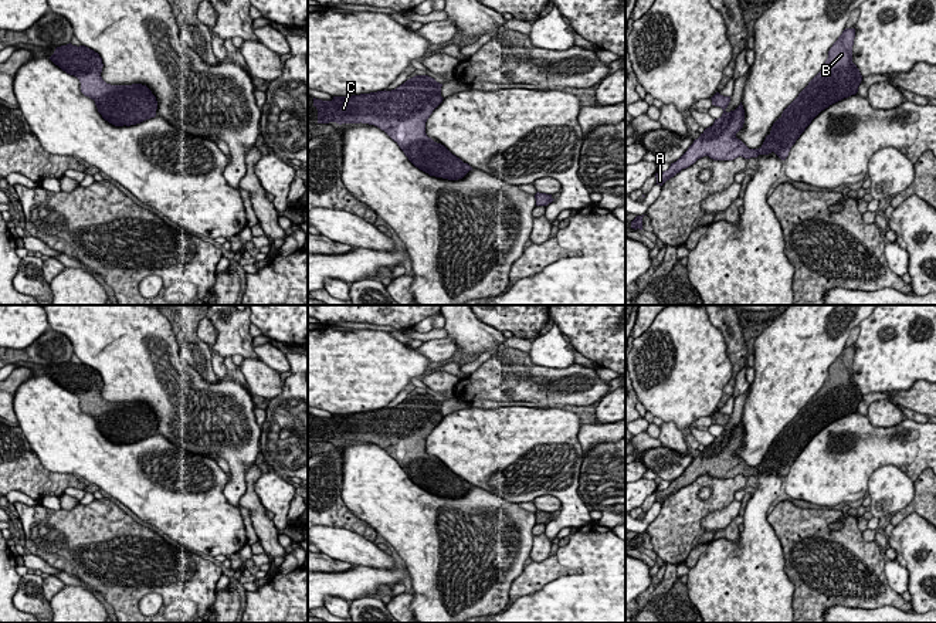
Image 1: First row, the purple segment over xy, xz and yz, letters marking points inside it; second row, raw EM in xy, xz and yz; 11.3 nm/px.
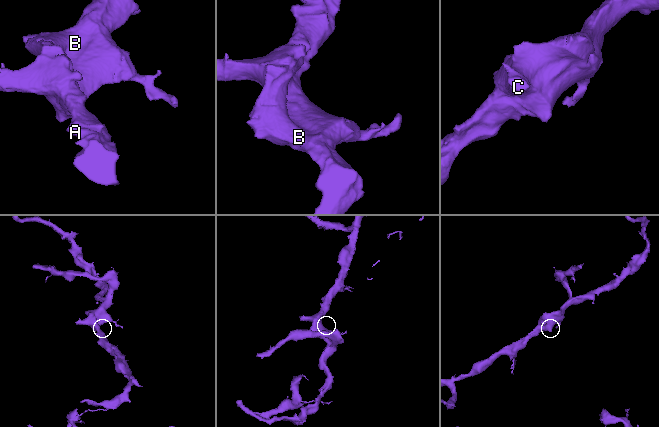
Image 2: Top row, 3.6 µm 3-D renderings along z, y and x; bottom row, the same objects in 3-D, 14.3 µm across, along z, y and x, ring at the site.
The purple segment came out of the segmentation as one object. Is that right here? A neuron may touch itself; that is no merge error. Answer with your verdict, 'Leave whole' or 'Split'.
Leave whole

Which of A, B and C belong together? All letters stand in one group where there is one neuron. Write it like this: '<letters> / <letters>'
A B C

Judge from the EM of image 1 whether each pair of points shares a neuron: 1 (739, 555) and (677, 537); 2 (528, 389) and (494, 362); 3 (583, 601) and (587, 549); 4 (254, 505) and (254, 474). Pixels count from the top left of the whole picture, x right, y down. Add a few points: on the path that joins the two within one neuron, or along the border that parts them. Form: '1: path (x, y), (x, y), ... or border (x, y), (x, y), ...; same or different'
1: border (740, 535), (735, 541), (716, 538), (708, 544); different
2: path (516, 389), (509, 389), (494, 373); same
3: path (590, 588), (590, 562); same
4: path (250, 498), (250, 481); same

